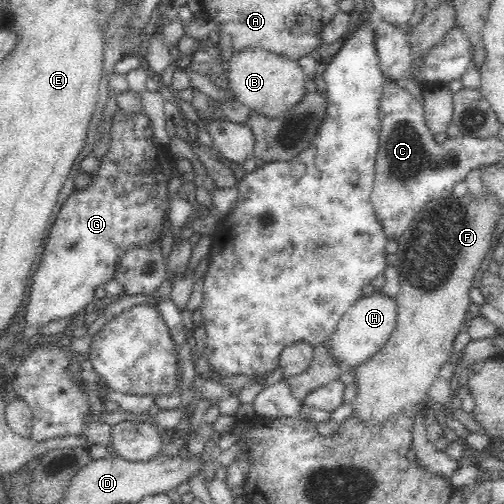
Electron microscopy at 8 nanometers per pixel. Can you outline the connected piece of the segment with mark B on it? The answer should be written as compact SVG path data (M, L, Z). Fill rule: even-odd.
M242 48L228 60L227 82L232 95L251 111L266 116L280 116L300 102L304 96L304 73L298 63L286 56L274 54L263 48Z

